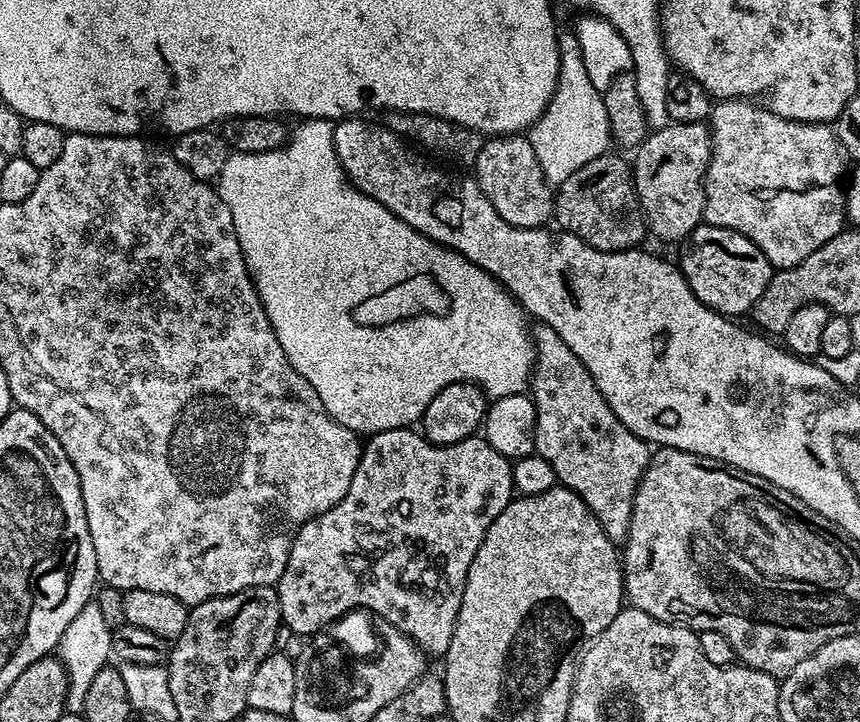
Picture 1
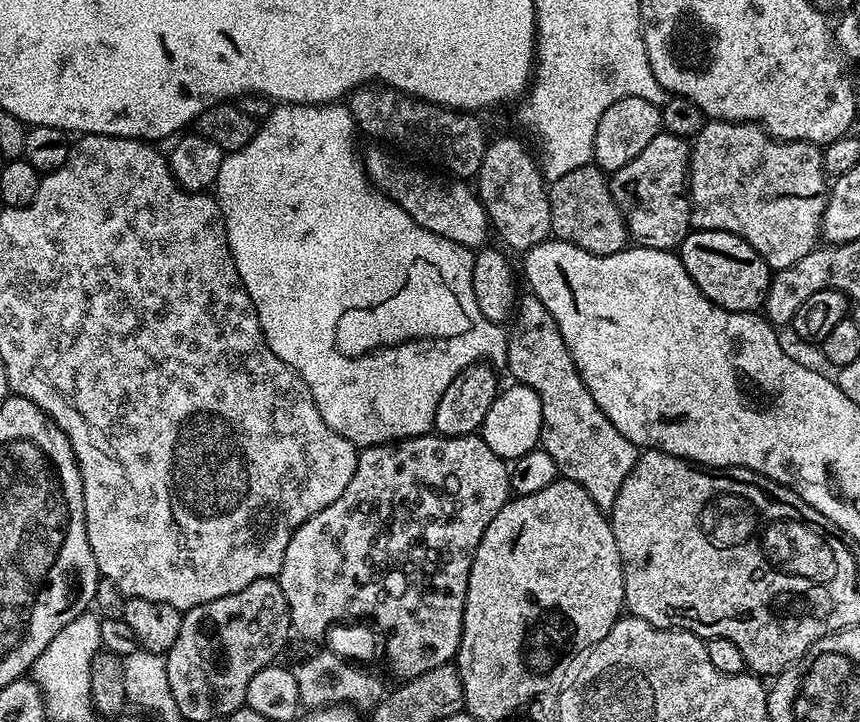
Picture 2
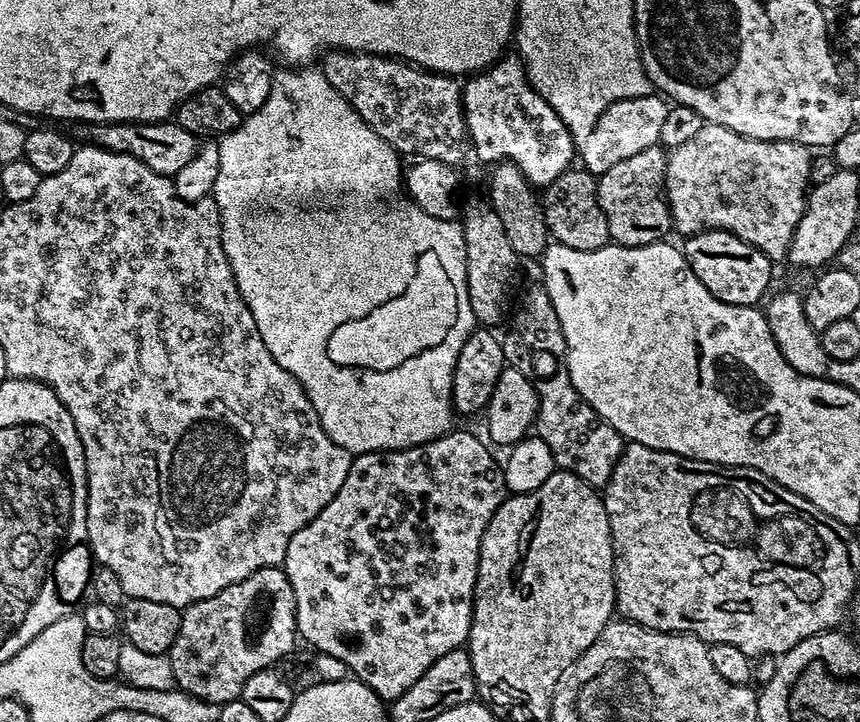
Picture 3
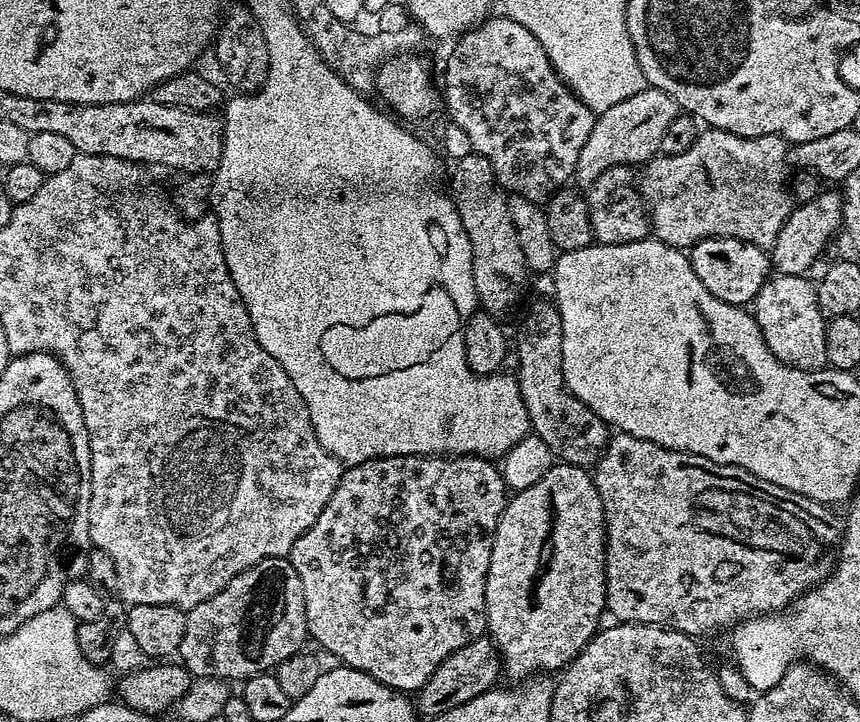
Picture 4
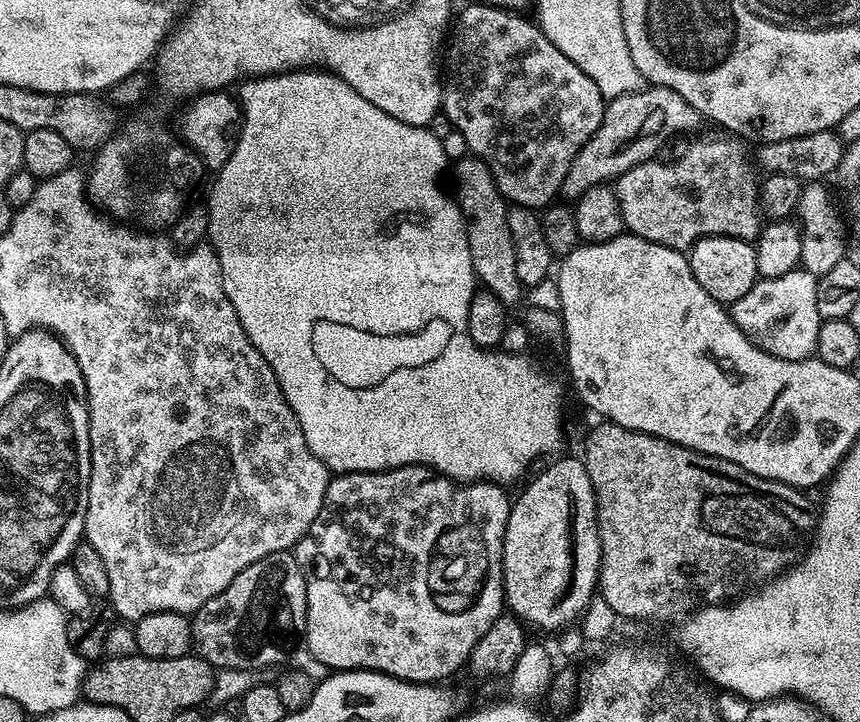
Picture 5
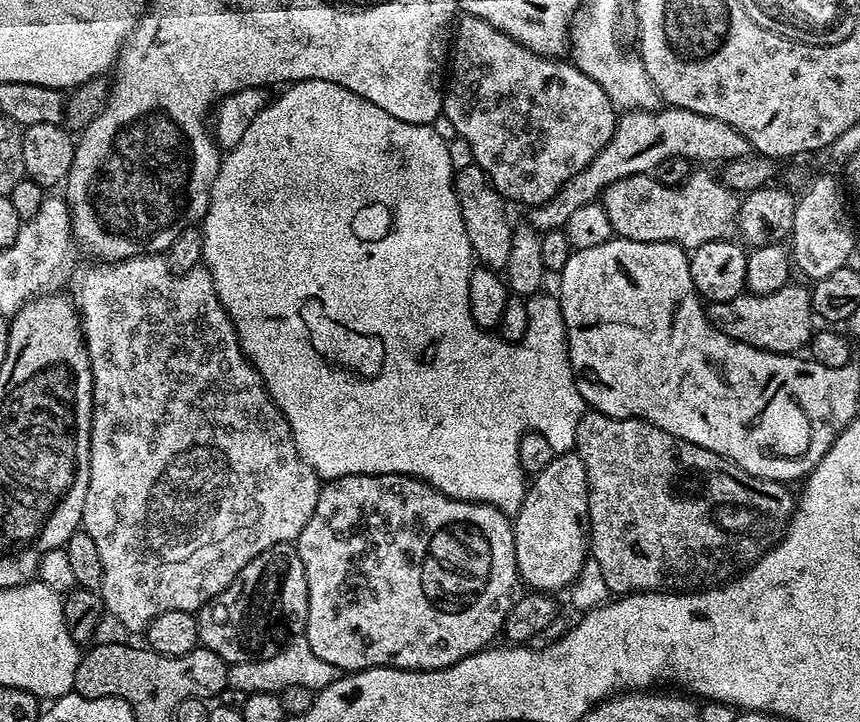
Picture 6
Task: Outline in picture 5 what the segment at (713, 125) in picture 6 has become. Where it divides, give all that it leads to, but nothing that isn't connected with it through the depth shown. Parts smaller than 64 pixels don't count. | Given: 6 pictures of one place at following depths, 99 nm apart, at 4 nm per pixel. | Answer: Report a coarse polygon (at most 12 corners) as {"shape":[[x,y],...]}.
{"shape":[[669,88],[609,99],[559,195],[580,200],[692,134],[700,113]]}

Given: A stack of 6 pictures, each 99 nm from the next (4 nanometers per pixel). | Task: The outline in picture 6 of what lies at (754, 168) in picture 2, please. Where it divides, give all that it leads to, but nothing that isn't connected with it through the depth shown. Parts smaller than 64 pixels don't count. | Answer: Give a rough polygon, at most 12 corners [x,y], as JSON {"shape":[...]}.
{"shape":[[696,170],[604,189],[619,239],[691,250],[737,235],[742,200]]}

